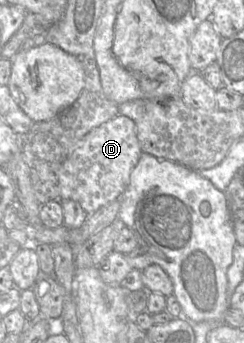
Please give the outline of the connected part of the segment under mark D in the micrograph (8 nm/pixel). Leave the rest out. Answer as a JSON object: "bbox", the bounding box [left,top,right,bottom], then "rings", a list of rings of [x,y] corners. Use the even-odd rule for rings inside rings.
{"bbox":[58,114,141,214],"rings":[[[118,114],[91,130],[78,142],[70,157],[64,161],[58,170],[59,200],[74,200],[87,214],[94,213],[122,195],[141,154],[135,122]]]}

